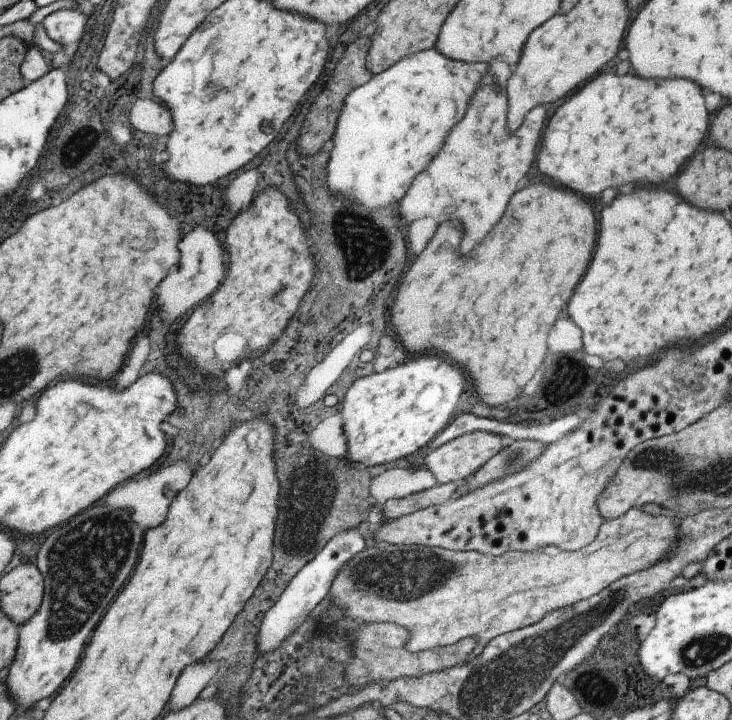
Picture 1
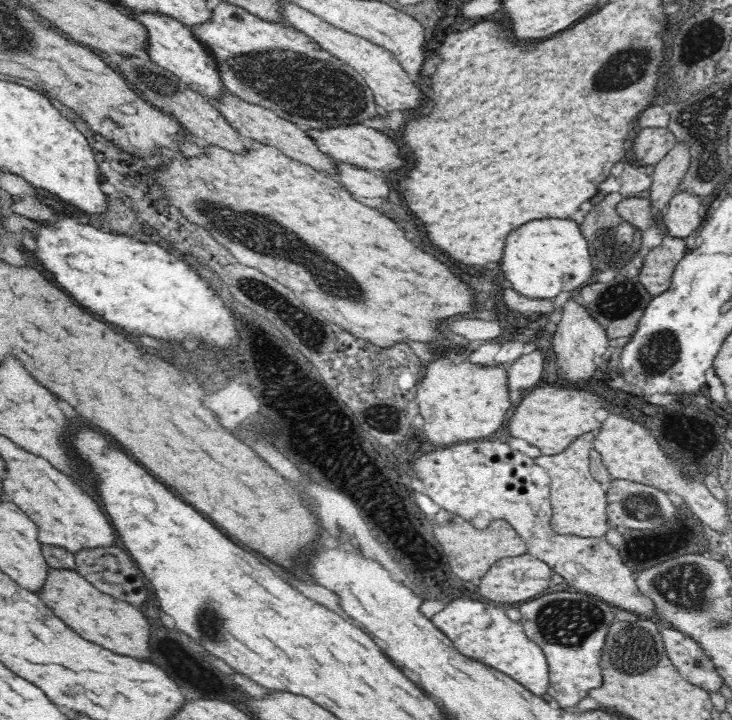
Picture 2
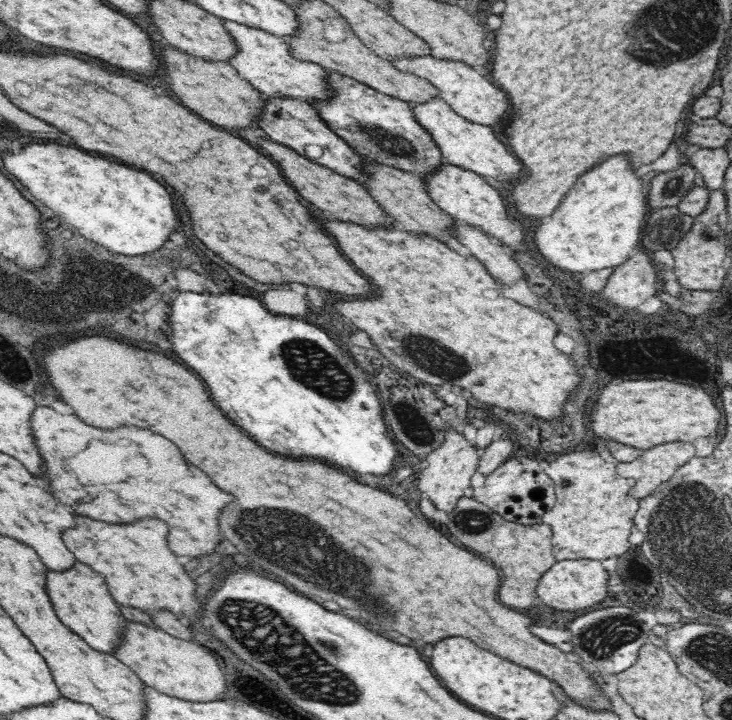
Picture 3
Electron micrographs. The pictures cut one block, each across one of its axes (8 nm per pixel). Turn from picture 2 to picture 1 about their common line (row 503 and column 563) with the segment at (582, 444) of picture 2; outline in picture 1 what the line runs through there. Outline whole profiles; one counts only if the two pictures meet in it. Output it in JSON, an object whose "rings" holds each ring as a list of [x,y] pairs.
{"rings":[[[631,507],[627,512],[621,514],[621,516],[617,516],[617,518],[604,520],[594,534],[593,540],[591,540],[589,544],[580,546],[576,550],[562,551],[557,547],[545,546],[545,548],[539,548],[539,550],[533,550],[533,552],[519,552],[513,550],[513,552],[509,551],[507,553],[499,554],[499,556],[479,554],[479,552],[475,551],[461,552],[449,549],[445,550],[441,547],[415,547],[372,542],[368,543],[361,552],[353,554],[353,558],[349,558],[344,566],[339,568],[339,572],[337,572],[335,578],[331,580],[328,595],[329,598],[331,598],[331,602],[333,602],[333,606],[339,606],[341,612],[343,612],[345,616],[349,616],[349,620],[361,623],[393,623],[397,624],[399,628],[405,628],[405,630],[409,632],[409,636],[407,636],[403,648],[406,648],[409,652],[452,645],[455,644],[457,640],[467,638],[467,636],[477,636],[479,646],[481,646],[483,640],[487,642],[487,640],[495,638],[497,634],[503,634],[503,632],[511,632],[512,630],[523,628],[523,626],[527,626],[527,624],[537,622],[539,618],[549,611],[557,610],[589,598],[590,596],[601,592],[603,588],[607,588],[611,582],[615,582],[618,578],[629,576],[629,574],[633,574],[633,572],[641,572],[642,570],[651,568],[651,566],[657,564],[659,560],[667,558],[667,554],[677,546],[679,538],[676,528],[678,525],[679,524],[674,524],[672,518],[669,518],[669,516],[663,516],[661,514],[653,516],[643,512],[639,507]]]}

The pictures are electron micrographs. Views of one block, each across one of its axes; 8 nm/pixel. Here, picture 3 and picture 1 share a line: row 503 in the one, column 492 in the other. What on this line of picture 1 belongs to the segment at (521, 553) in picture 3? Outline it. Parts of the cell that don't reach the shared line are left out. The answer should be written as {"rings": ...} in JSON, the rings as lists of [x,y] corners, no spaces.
{"rings":[[[514,440],[512,444],[501,448],[497,454],[491,456],[469,478],[457,482],[455,496],[465,496],[467,492],[473,492],[475,488],[481,488],[489,482],[503,478],[503,476],[509,476],[512,472],[519,472],[520,468],[525,468],[545,448],[547,448],[547,444],[537,440]]]}

